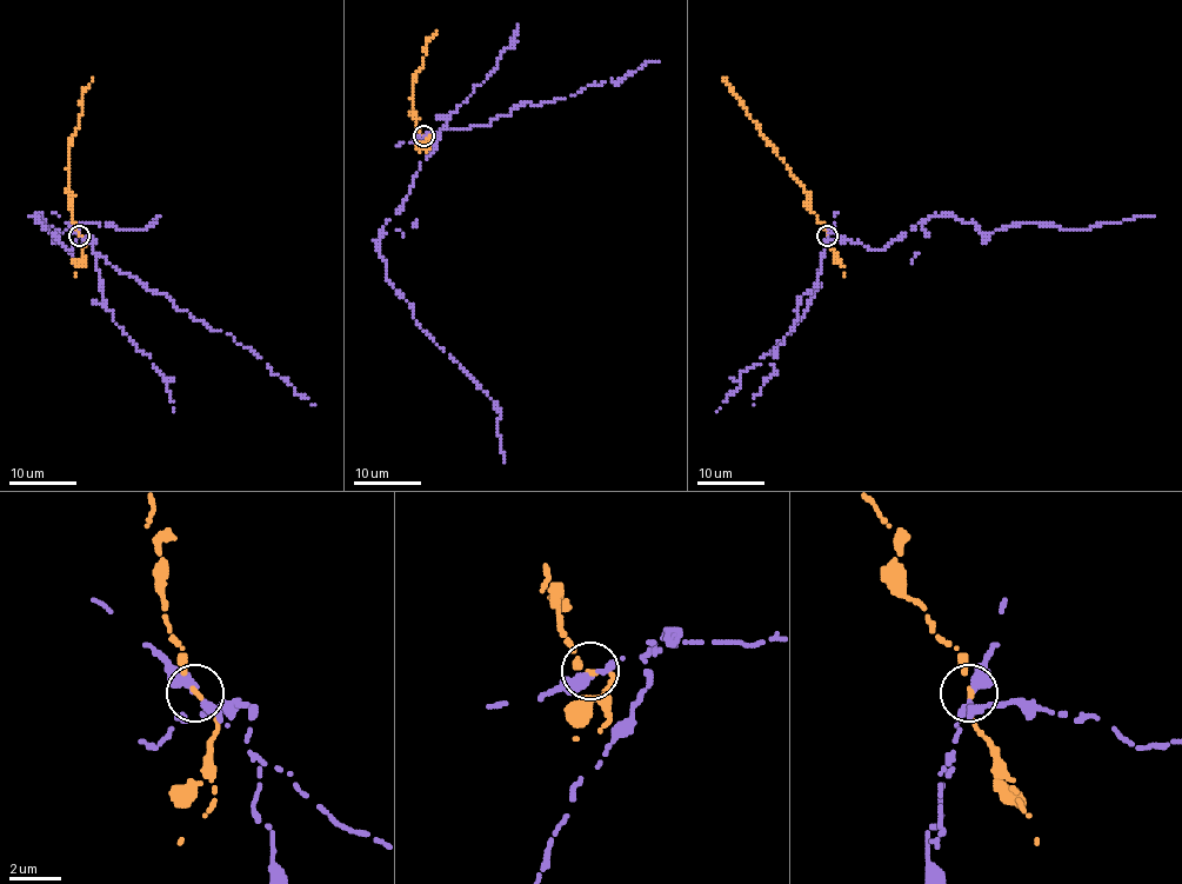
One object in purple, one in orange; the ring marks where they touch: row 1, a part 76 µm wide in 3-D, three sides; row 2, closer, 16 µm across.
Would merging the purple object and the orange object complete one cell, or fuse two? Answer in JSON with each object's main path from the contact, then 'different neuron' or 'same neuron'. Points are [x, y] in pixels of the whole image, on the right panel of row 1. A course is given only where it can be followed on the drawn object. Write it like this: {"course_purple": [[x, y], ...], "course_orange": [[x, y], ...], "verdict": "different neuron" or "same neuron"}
{"course_purple": [[828, 236], [825, 245], [879, 251], [934, 214], [981, 233], [1155, 214]], "course_orange": [[827, 236], [827, 226], [809, 208], [809, 197], [723, 79]], "verdict": "different neuron"}

